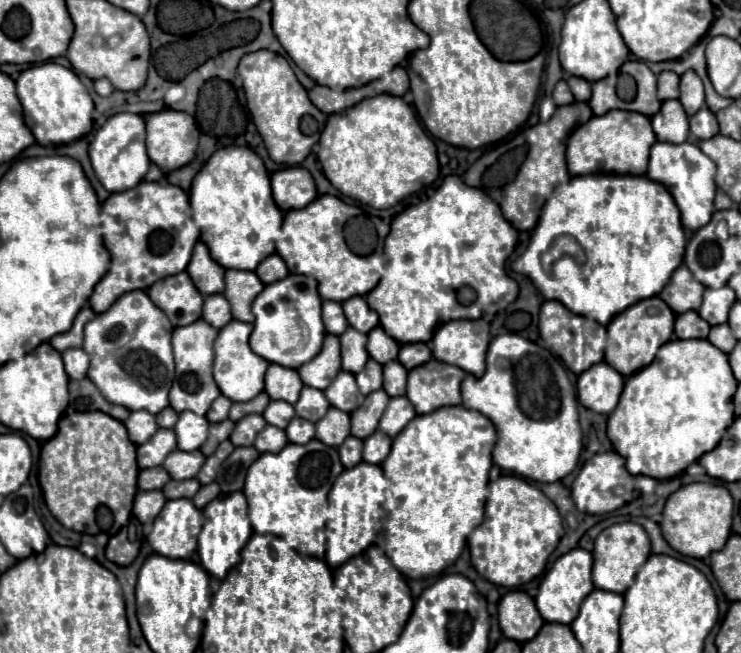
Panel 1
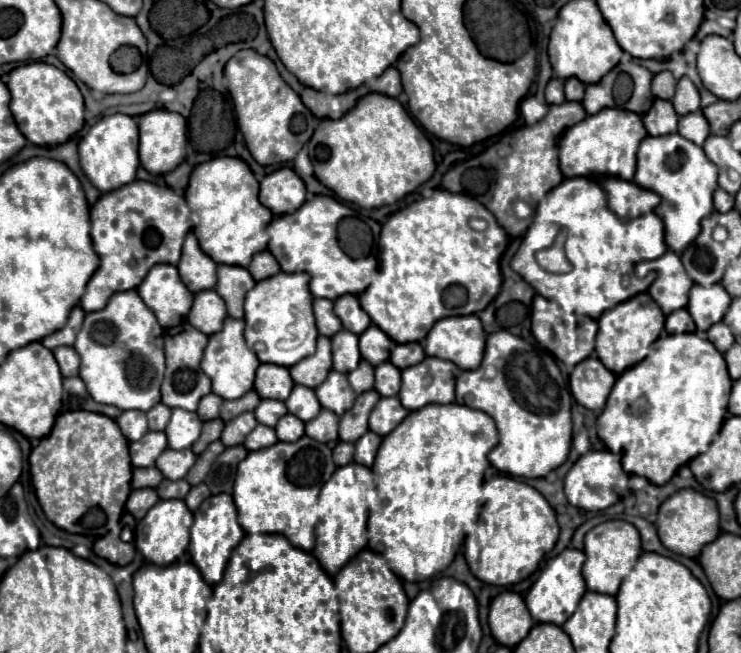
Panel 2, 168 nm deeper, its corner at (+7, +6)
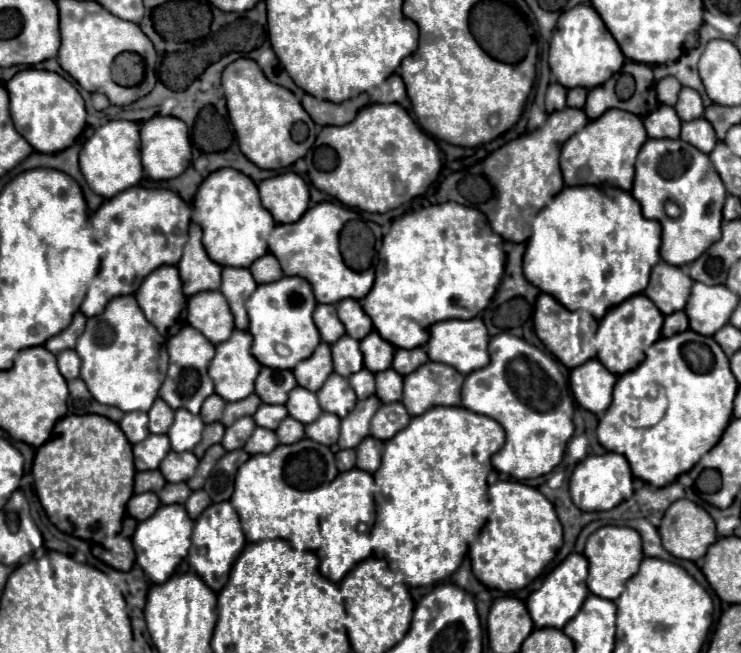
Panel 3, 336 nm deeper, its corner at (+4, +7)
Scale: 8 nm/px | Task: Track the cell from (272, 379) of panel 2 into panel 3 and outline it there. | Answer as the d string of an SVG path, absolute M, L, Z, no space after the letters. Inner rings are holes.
M262 368L256 378L256 394L264 404L286 404L288 394L296 386L296 378L290 370Z

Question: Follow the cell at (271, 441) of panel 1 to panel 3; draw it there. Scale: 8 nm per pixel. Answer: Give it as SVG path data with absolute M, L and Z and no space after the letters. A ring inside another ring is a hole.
M256 428L254 434L248 438L244 450L248 454L268 454L272 452L274 448L278 446L278 440L276 440L276 434L274 430L268 430L268 428Z

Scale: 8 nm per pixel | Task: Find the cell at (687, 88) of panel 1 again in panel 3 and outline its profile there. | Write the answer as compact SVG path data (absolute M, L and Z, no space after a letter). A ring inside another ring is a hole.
M682 88L680 90L680 96L678 96L678 102L676 102L676 112L680 116L680 120L688 122L688 120L694 120L694 118L700 118L704 114L704 104L702 104L702 98L696 90L692 88Z

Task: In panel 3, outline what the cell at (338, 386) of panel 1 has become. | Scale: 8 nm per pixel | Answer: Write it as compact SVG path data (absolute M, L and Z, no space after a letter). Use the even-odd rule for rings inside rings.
M332 372L328 376L328 380L324 382L324 386L316 392L318 394L318 402L322 406L324 412L332 412L340 418L344 418L356 404L356 392L352 390L352 386L348 384L348 378Z

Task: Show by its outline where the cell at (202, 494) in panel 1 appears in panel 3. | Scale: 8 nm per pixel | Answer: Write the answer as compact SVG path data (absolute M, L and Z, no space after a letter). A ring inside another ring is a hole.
M194 490L192 492L192 496L186 500L186 510L188 510L188 514L196 520L198 516L200 516L200 512L206 508L210 504L210 496L208 496L208 492L206 490Z

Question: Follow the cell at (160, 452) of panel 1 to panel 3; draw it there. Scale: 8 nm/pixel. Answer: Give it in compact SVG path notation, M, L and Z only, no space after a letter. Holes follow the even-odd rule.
M150 434L140 444L134 444L134 466L136 470L156 470L168 452L170 452L168 436Z

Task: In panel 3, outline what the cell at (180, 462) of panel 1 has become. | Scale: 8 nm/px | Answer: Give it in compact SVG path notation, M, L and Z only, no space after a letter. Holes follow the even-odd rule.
M168 452L168 456L160 462L160 472L168 482L186 482L198 466L198 458L194 452Z

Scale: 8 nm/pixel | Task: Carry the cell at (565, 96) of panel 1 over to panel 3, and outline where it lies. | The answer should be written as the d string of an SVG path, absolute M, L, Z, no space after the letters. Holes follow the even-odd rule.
M550 84L548 92L546 92L546 112L554 112L560 108L566 108L566 94L568 90L562 84Z

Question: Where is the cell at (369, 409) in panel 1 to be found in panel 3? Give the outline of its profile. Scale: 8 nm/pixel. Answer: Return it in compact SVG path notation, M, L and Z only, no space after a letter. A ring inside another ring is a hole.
M368 396L366 400L358 400L356 408L342 420L340 428L340 448L356 448L360 440L364 440L370 432L370 420L380 406L380 400L376 396Z

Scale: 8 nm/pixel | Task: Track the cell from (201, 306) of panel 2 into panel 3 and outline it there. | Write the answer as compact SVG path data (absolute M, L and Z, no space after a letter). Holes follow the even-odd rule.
M198 292L188 298L188 324L200 330L212 344L228 340L234 330L234 318L222 292Z

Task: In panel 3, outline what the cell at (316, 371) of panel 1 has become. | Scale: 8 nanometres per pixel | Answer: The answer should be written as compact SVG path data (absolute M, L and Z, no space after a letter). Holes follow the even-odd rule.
M320 342L316 352L308 358L302 360L296 368L294 368L294 376L298 386L308 388L310 392L316 392L324 380L332 374L332 354L330 354L330 346Z

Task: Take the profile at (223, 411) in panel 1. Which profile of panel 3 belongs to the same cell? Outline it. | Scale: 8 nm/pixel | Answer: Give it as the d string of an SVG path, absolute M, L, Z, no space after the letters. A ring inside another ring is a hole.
M212 394L204 400L202 404L202 410L200 410L200 418L204 420L204 424L210 424L210 422L218 422L220 416L222 416L222 410L224 410L226 402L218 396L218 394Z

